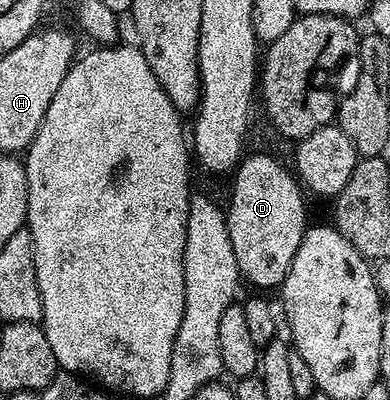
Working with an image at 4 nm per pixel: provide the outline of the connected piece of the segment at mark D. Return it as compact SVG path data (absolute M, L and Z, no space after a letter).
M254 152L250 157L247 155L241 159L235 169L234 178L234 188L232 190L232 196L230 198L230 206L227 205L226 208L226 221L228 222L229 238L232 241L233 254L236 256L236 264L238 268L239 275L246 281L246 279L254 286L258 287L255 289L266 290L262 288L272 288L279 287L282 283L283 278L287 276L288 270L291 268L292 258L295 257L296 250L299 249L300 242L303 240L303 234L306 229L306 208L304 206L304 200L302 198L301 185L299 181L295 178L295 175L289 170L289 172L272 156L264 154L268 152Z

